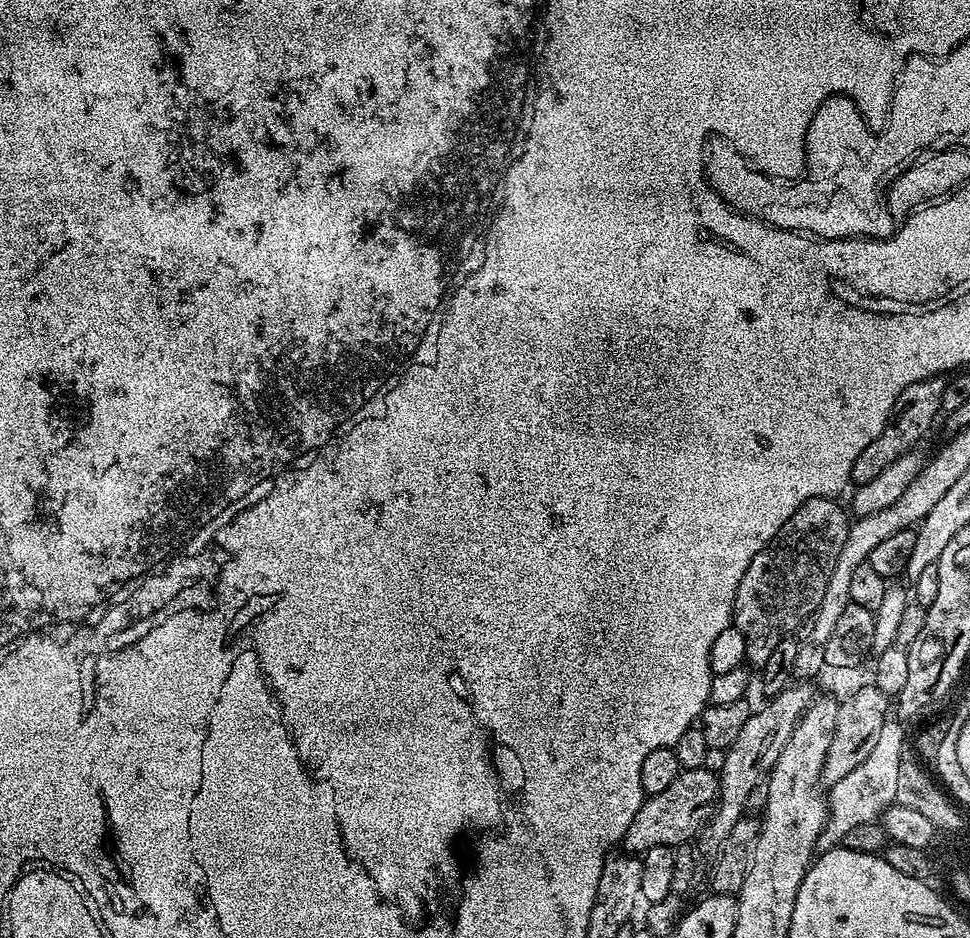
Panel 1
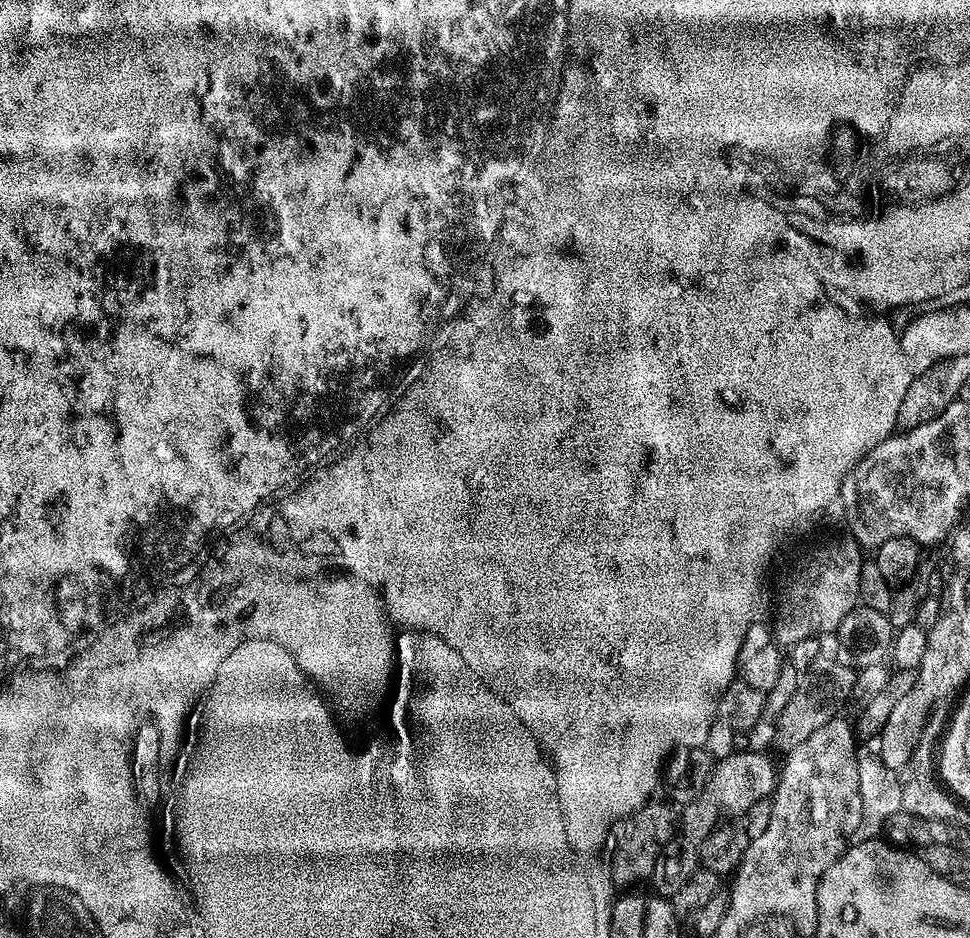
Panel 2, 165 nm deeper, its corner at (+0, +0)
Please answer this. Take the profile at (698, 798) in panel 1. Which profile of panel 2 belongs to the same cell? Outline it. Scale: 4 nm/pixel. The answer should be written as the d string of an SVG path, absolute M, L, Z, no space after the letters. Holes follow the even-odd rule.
M737 750L730 754L730 758L719 761L713 767L712 776L706 782L702 794L698 794L694 802L683 805L683 835L696 842L705 840L723 821L720 820L723 816L743 817L756 802L769 799L776 790L778 768L772 765L768 755L767 751Z

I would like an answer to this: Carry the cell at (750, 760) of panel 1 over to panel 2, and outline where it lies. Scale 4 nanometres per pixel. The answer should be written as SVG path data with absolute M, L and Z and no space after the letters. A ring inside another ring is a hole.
M822 654L814 660L808 670L799 675L797 690L778 720L776 725L778 744L781 744L784 750L797 748L810 738L815 730L835 719L841 713L840 708L852 697L856 673L855 669L838 662L834 656L827 657L826 654Z

